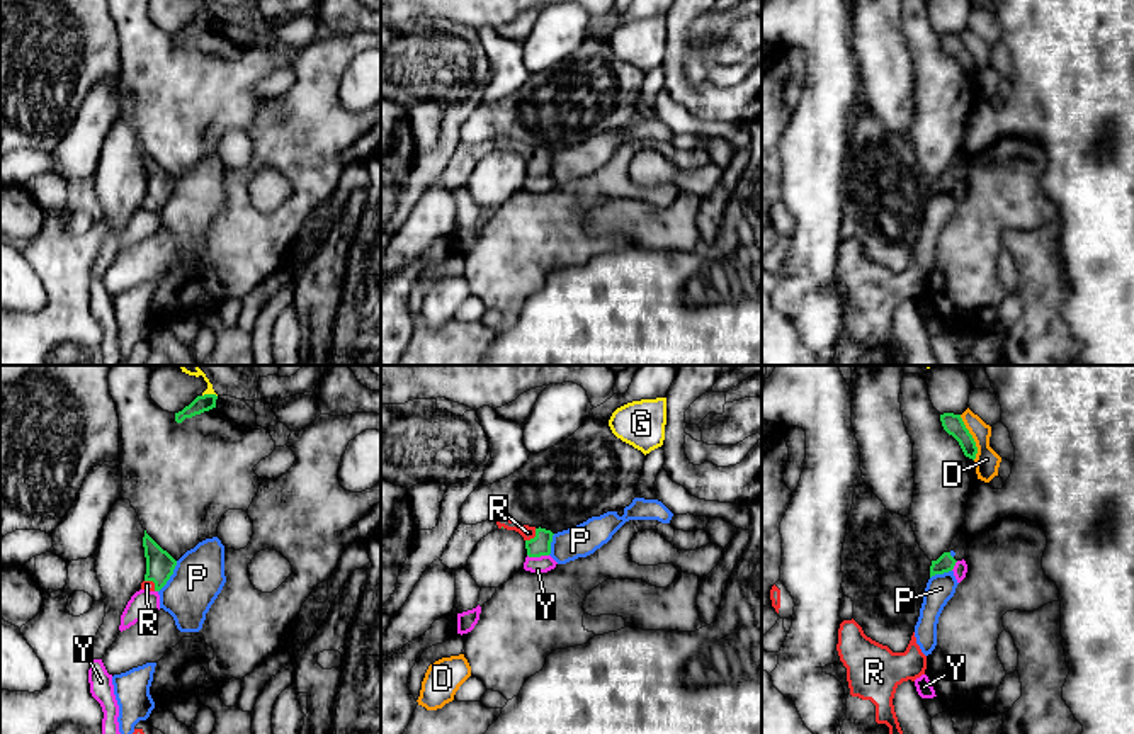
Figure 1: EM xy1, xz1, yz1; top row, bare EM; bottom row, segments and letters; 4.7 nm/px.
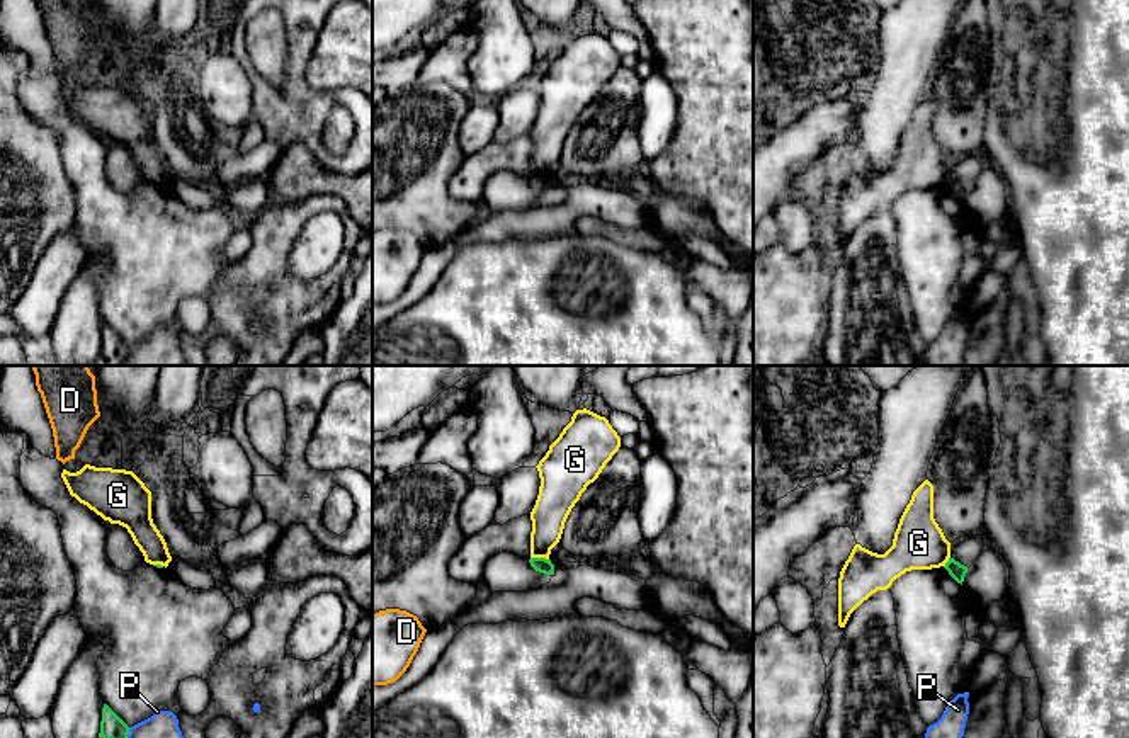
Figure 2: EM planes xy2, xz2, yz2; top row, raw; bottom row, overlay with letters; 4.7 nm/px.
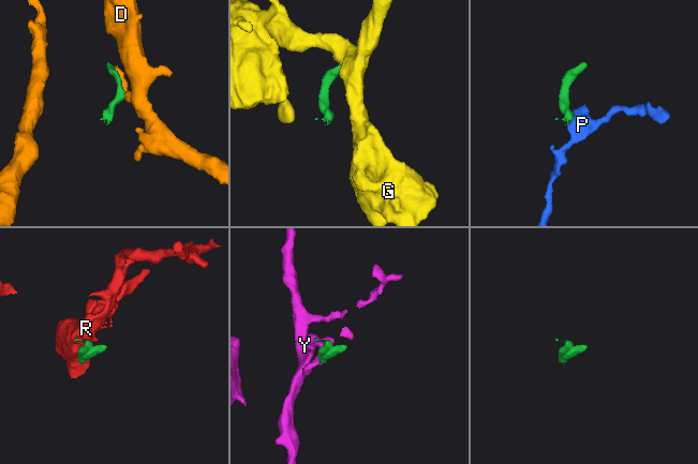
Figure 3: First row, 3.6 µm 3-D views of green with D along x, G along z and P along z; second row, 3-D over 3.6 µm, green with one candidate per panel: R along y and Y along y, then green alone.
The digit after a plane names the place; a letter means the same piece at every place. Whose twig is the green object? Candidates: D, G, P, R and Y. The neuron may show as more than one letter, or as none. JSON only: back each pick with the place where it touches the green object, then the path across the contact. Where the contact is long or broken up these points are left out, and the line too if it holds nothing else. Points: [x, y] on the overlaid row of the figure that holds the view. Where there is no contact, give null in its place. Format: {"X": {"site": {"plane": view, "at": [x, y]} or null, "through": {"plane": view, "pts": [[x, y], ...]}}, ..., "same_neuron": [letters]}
{"R": {"site": {"plane": "xz1", "at": [534, 537]}, "through": {"plane": "xz1", "pts": [[539, 546], [534, 537], [527, 532]]}}, "same_neuron": ["R"]}

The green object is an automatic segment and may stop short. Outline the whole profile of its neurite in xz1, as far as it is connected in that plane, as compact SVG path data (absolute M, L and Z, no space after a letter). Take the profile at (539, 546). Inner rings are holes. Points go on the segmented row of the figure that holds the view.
M496 518L495 522L498 528L503 527L507 530L515 530L524 537L529 557L541 557L551 554L551 542L554 535L551 530L522 525L510 518Z

